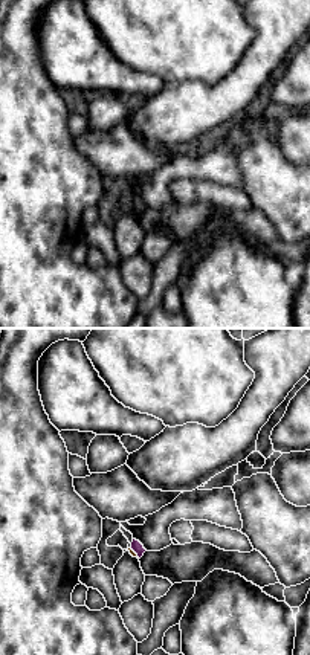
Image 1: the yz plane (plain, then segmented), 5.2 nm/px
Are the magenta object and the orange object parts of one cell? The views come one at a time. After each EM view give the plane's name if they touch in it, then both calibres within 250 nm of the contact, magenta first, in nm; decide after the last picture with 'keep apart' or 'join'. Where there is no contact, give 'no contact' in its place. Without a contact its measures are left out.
meets magenta in yz; 60 nm thick on the magenta side, 20 nm on the other

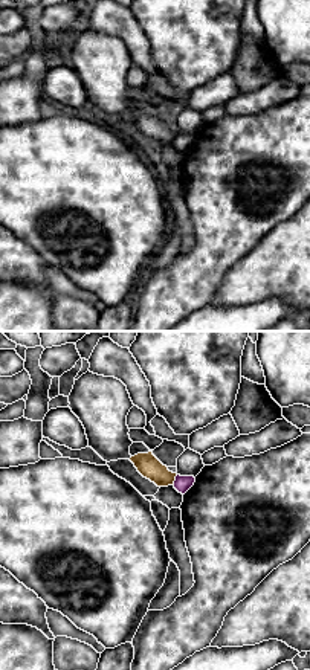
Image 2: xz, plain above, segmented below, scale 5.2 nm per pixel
meets magenta in xz; 90 nm thick on the magenta side, 120 nm on the other

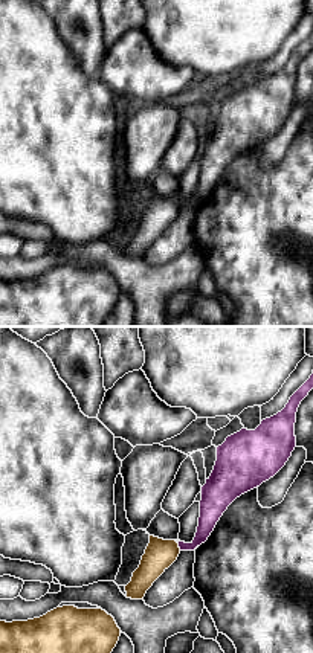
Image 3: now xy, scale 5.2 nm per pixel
meets magenta in xy; 120 nm thick on the magenta side, 160 nm on the other

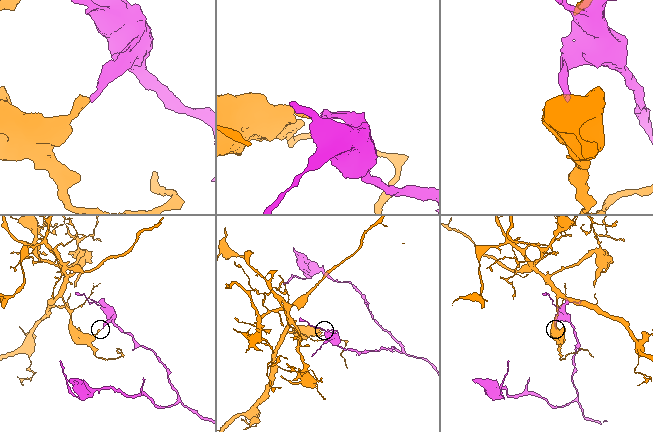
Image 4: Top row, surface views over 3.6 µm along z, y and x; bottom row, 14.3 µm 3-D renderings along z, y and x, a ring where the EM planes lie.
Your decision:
keep apart

